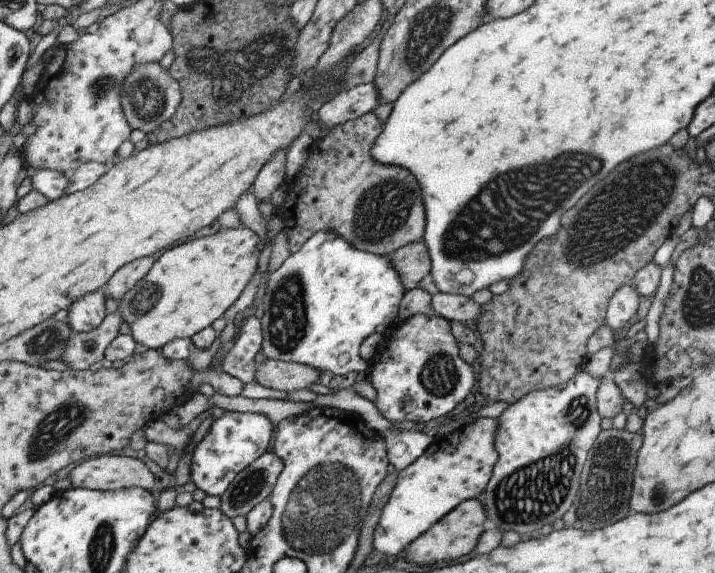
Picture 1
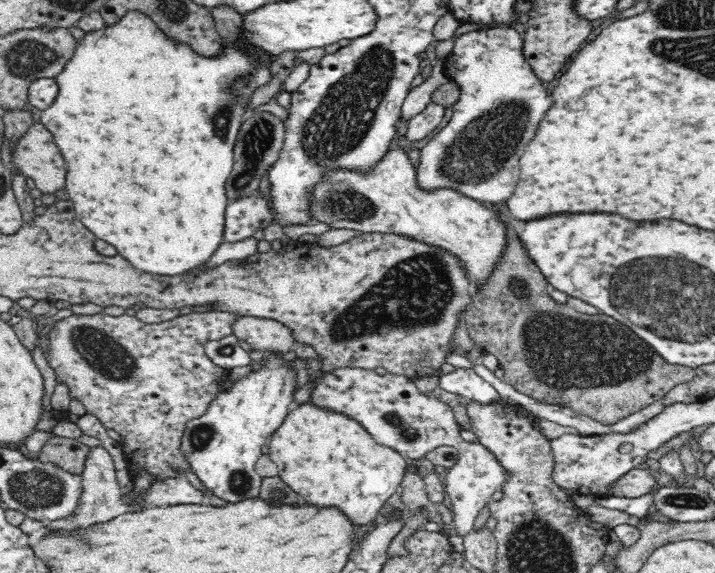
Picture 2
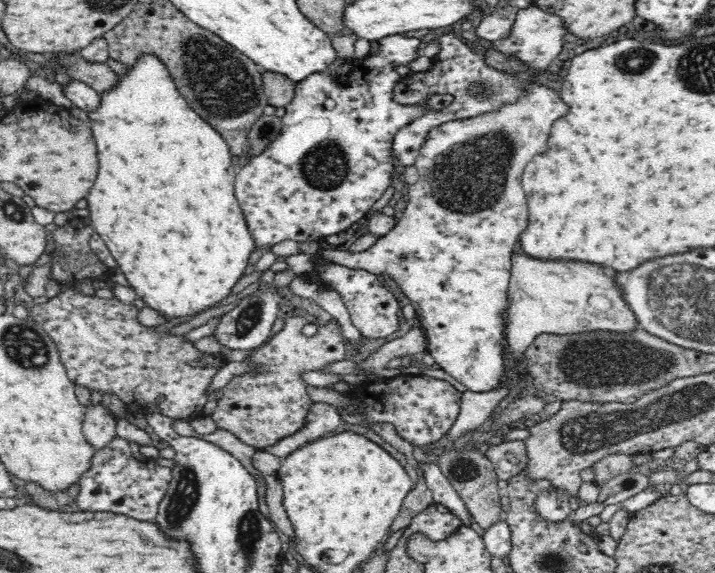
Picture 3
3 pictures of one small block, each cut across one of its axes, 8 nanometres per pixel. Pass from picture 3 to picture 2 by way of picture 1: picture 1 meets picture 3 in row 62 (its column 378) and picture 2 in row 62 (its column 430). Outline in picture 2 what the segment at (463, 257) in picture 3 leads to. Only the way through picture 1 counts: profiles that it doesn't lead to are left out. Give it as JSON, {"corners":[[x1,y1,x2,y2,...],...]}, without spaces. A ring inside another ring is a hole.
{"corners":[[518,27,478,29,460,35,444,60,448,80,460,89,459,99,451,106,452,117,446,126,418,152,416,175,420,187,426,191,450,187,478,203,503,206,518,184,518,162,526,144,534,138,540,120,552,106,552,98,542,86,522,54,523,32]]}

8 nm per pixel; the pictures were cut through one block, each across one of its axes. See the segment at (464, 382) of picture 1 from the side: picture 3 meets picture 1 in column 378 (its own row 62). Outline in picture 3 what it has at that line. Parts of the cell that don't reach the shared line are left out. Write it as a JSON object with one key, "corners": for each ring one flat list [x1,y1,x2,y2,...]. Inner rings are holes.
{"corners":[[404,33,390,34,390,36,378,39,377,49,371,51,372,49,370,48,370,52,364,58,358,61,348,59,350,68,346,75,346,80,341,80,337,74,333,75,326,68,326,70,318,70,318,72,310,74,308,78,303,78,300,82,295,83,294,96,292,96,292,100,285,106,285,114,281,117,282,130,280,134,262,154,248,160,246,166,238,172,235,179,235,196,240,204,240,208,242,208,248,231,255,243,255,249,252,251,261,249,265,253,270,251,276,244,285,240,296,241,301,244,315,240,320,241,325,237,330,237,332,234,341,234,342,231,347,230,354,222,366,215,371,210,371,207,374,206,376,200,379,200,388,188,392,187,394,179,393,172,396,171,392,150,394,135,402,130,403,126,408,126,412,121,424,116,429,111,438,112,447,108,454,100,452,94,430,94,426,100,422,100,418,104,398,104,394,100,394,87,402,79,396,68,398,66,409,66,413,60,421,56,422,52,418,49,419,44,420,40,410,38]]}

